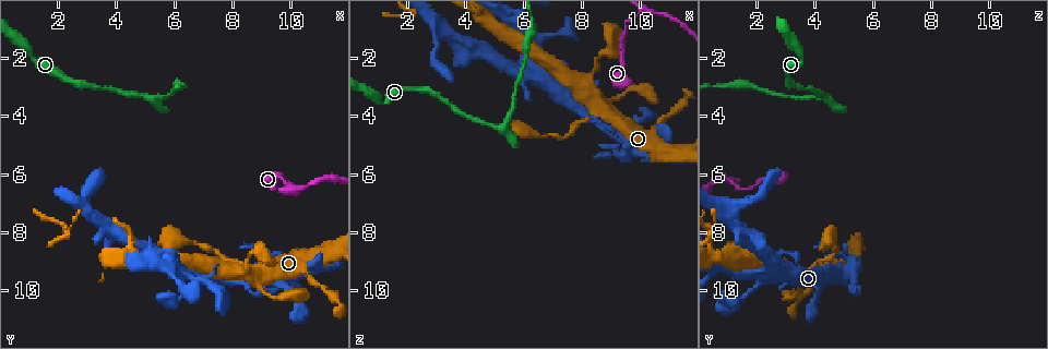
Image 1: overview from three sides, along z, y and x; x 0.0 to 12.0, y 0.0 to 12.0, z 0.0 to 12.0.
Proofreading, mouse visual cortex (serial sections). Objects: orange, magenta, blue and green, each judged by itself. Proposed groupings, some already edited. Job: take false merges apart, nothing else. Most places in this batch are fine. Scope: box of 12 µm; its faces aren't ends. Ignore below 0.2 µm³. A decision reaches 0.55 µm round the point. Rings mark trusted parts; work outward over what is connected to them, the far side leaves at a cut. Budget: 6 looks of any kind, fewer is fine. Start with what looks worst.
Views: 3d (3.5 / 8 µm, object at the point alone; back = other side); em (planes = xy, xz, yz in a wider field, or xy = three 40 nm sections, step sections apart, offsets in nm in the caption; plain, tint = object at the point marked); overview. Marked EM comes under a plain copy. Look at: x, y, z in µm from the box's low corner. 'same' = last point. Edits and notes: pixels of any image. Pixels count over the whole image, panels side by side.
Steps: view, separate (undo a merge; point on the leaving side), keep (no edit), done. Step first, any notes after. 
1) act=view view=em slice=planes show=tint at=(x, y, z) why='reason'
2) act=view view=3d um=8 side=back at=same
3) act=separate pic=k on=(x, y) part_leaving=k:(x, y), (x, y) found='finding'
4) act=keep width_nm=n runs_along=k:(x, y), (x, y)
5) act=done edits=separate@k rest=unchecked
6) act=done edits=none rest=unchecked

act=view view=3d um=3.5 side=back at=(9.6, 6.0, 0.8) why='sharp bend'

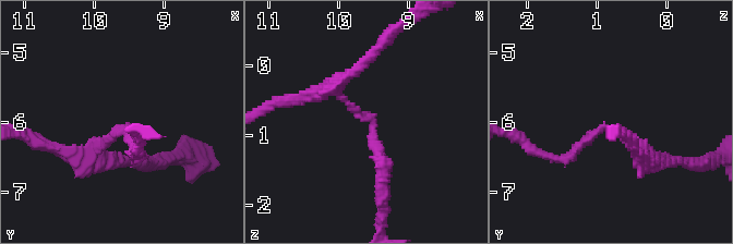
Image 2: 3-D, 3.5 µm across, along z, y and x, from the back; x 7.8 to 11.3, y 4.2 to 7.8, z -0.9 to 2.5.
act=view view=em slice=planes show=tint at=(9.50, 6.10, 0.80) why='need the tissue'

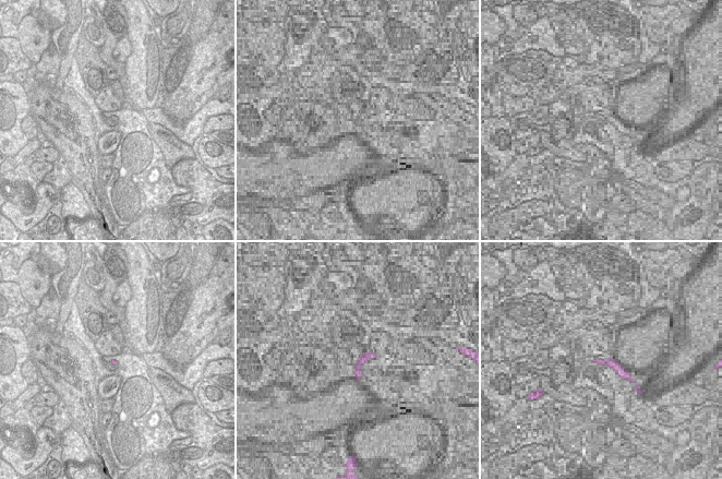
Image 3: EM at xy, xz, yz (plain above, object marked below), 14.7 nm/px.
act=view view=em slice=xy step=1 show=tint at=same

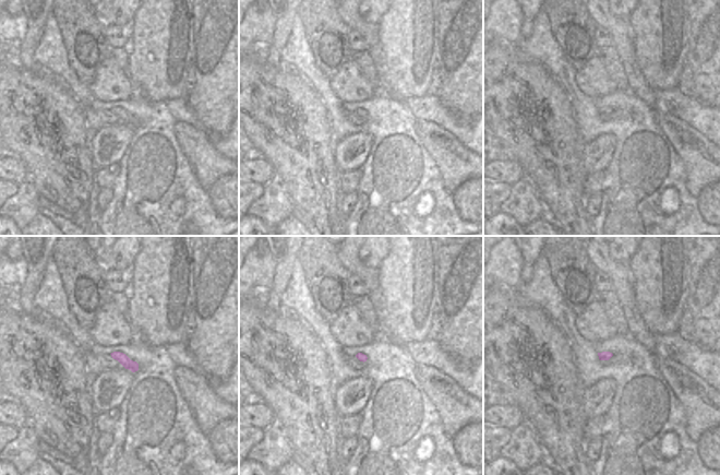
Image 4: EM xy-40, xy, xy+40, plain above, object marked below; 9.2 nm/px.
act=keep width_nm=70 runs_along=2:(381, 182), (371, 120), (334, 89), (321, 93) found='continuous, no second cell'

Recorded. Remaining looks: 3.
act=view view=3d um=3.5 at=(9.1, 9.3, 4.1) why='sharp bend'

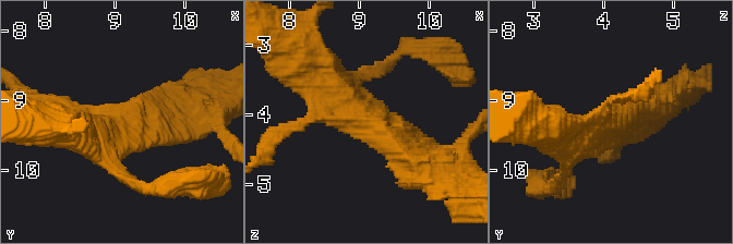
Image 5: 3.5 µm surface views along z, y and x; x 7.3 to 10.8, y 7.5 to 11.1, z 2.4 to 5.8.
act=view view=em slice=planes show=tint at=(9.05, 9.35, 4.05) arms=3 arm_widths_nm=200,400,500

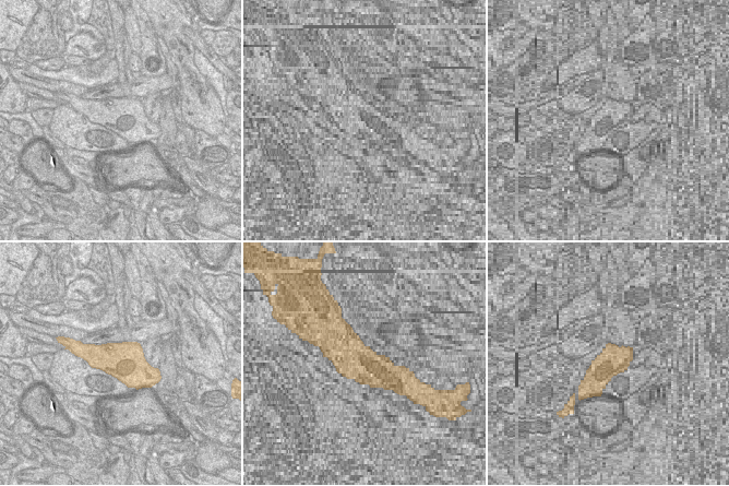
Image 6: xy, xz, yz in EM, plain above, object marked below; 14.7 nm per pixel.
act=keep width_nm=550 runs_along=5:(419, 166), (362, 119), (319, 63) found='one cell here'

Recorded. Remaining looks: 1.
act=done edits=none rest=unchecked

